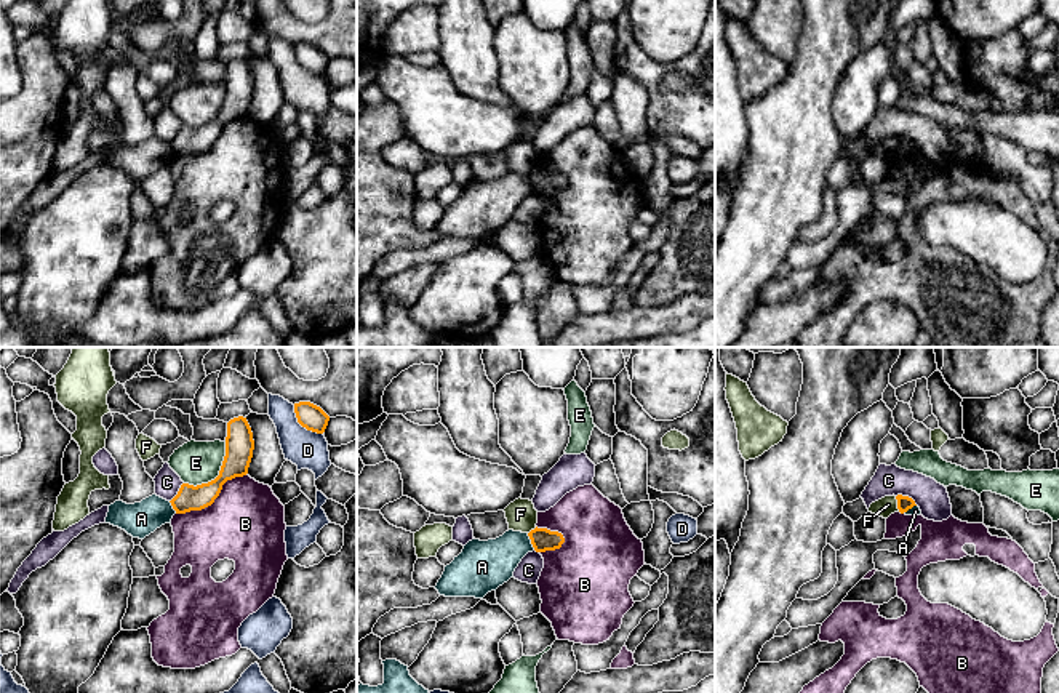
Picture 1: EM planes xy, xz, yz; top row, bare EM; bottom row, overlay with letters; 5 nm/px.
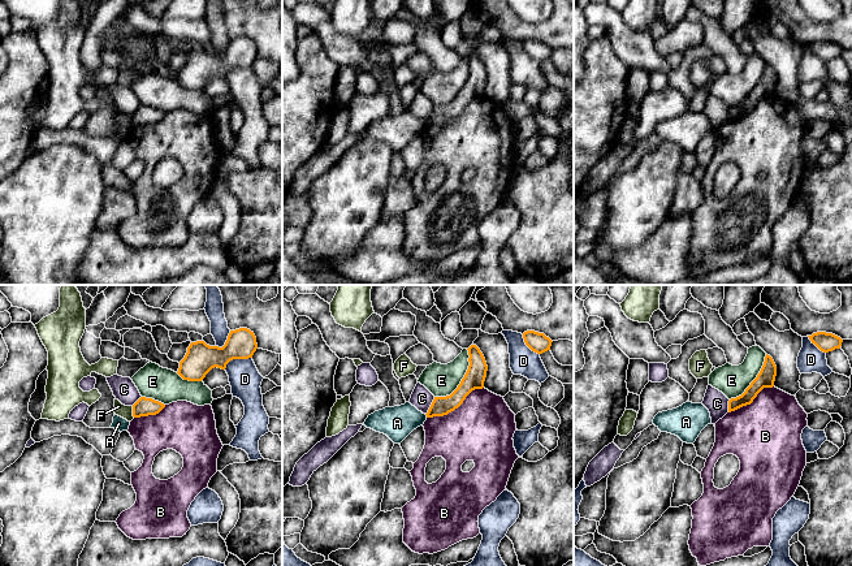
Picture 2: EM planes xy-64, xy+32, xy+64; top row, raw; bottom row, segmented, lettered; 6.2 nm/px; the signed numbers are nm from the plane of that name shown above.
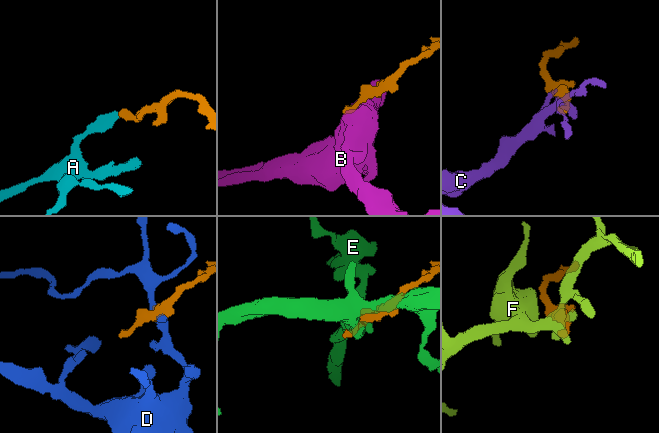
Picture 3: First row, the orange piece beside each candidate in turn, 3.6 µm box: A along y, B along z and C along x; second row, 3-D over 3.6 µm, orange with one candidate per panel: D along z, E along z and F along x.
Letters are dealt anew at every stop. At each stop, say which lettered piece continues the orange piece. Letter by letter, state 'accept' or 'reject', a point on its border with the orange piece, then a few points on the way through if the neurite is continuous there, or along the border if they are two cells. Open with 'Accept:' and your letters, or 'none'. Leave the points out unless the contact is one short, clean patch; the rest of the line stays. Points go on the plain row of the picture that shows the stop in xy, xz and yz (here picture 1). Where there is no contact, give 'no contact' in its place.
Accept: none
A: reject | xz (531, 183) | along xz (527, 175), (535, 191)
B: reject | xy (215, 140) | along xy (247, 114), (229, 120), (210, 146), (176, 156)
C: reject | yz (907, 138) | along yz (896, 136), (906, 136), (917, 146)
D: reject | xy (303, 68)
E: reject | xy (218, 117)
F: reject | yz (898, 146) | along yz (895, 138), (899, 152)

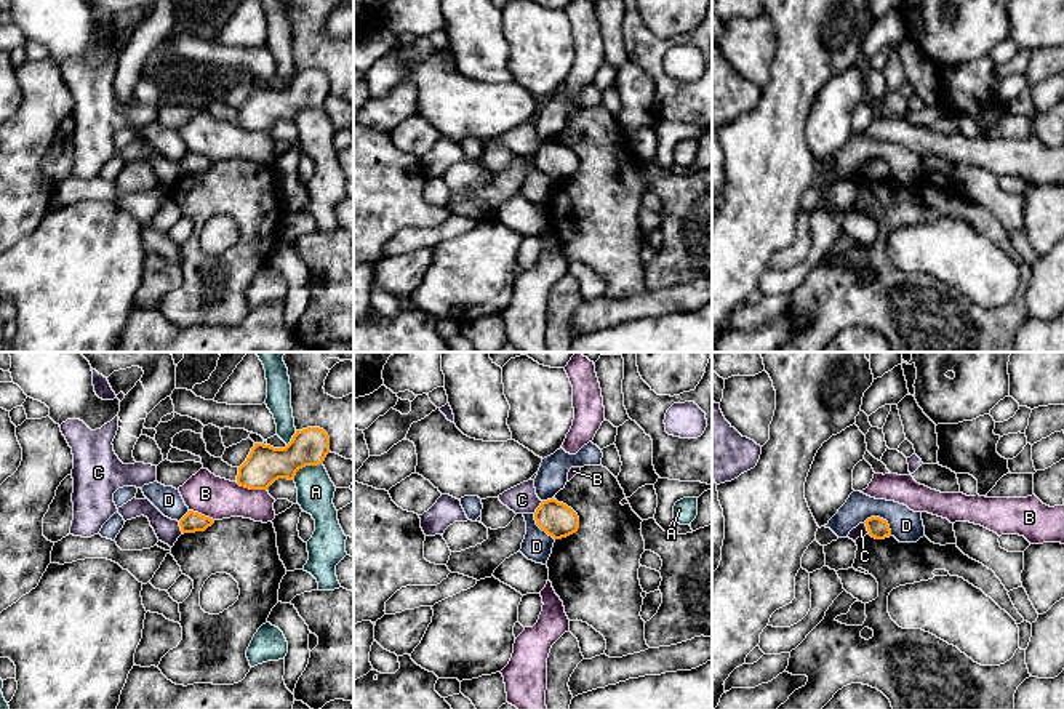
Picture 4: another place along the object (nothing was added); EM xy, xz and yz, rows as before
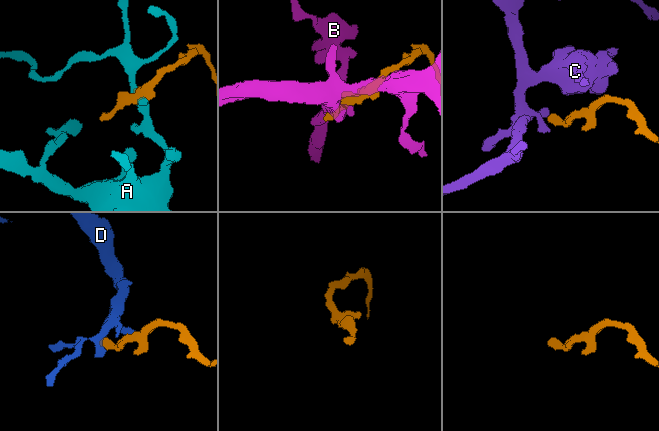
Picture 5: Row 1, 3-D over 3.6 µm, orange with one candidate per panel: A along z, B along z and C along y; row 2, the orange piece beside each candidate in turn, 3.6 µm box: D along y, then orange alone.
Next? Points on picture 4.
Accept: none
A: reject | xy (306, 106)
B: reject | xy (252, 130)
C: reject | xy (181, 170) | along xy (178, 164), (183, 175)
D: reject | yz (882, 160) | along yz (863, 164), (871, 159), (882, 159), (892, 176)

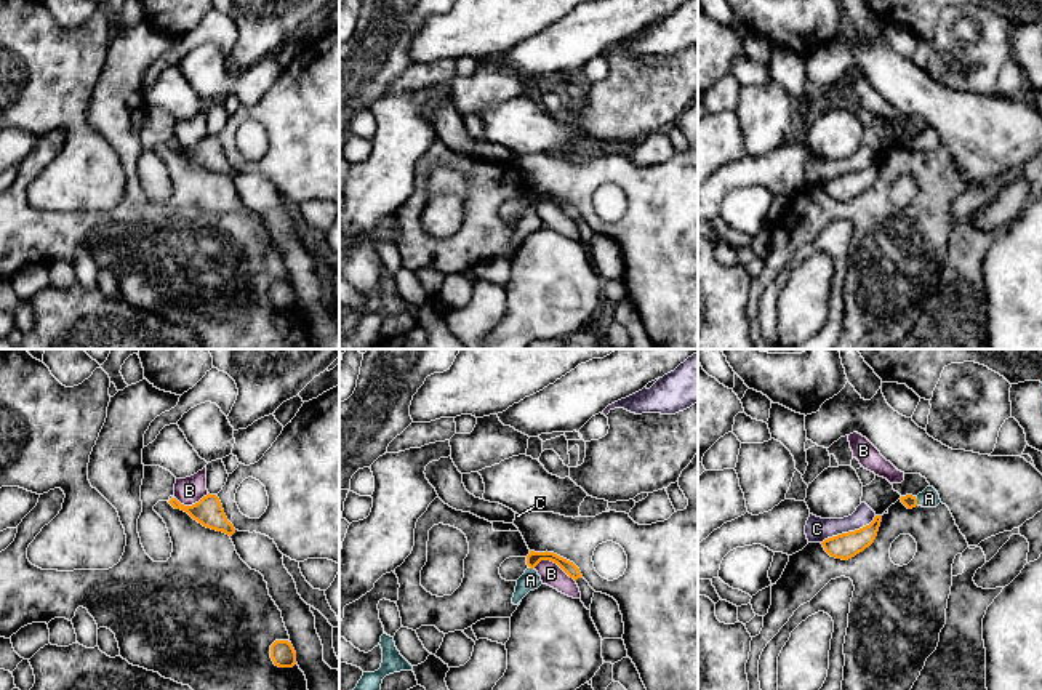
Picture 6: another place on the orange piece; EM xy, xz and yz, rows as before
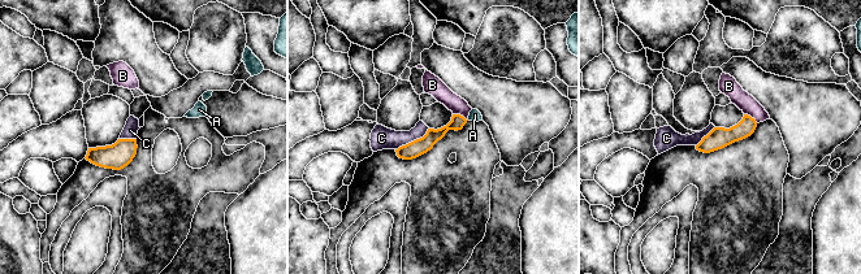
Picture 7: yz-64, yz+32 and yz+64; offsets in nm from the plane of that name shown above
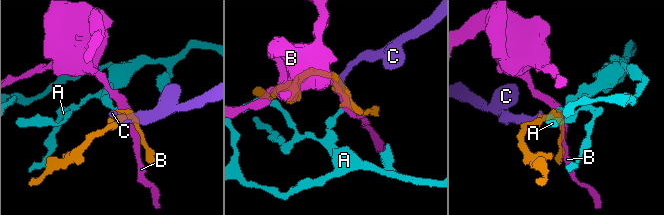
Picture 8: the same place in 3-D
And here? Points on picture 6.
Accept: A
A: accept | yz (916, 143) | across yz (909, 143), (916, 143), (929, 140)
B: reject | xz (554, 204)
C: reject | yz (849, 173) | along yz (876, 157), (868, 165), (828, 178), (821, 184)

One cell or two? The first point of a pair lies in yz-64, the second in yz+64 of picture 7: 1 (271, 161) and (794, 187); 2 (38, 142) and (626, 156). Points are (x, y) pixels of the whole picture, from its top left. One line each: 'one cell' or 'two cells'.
1: one cell
2: two cells

